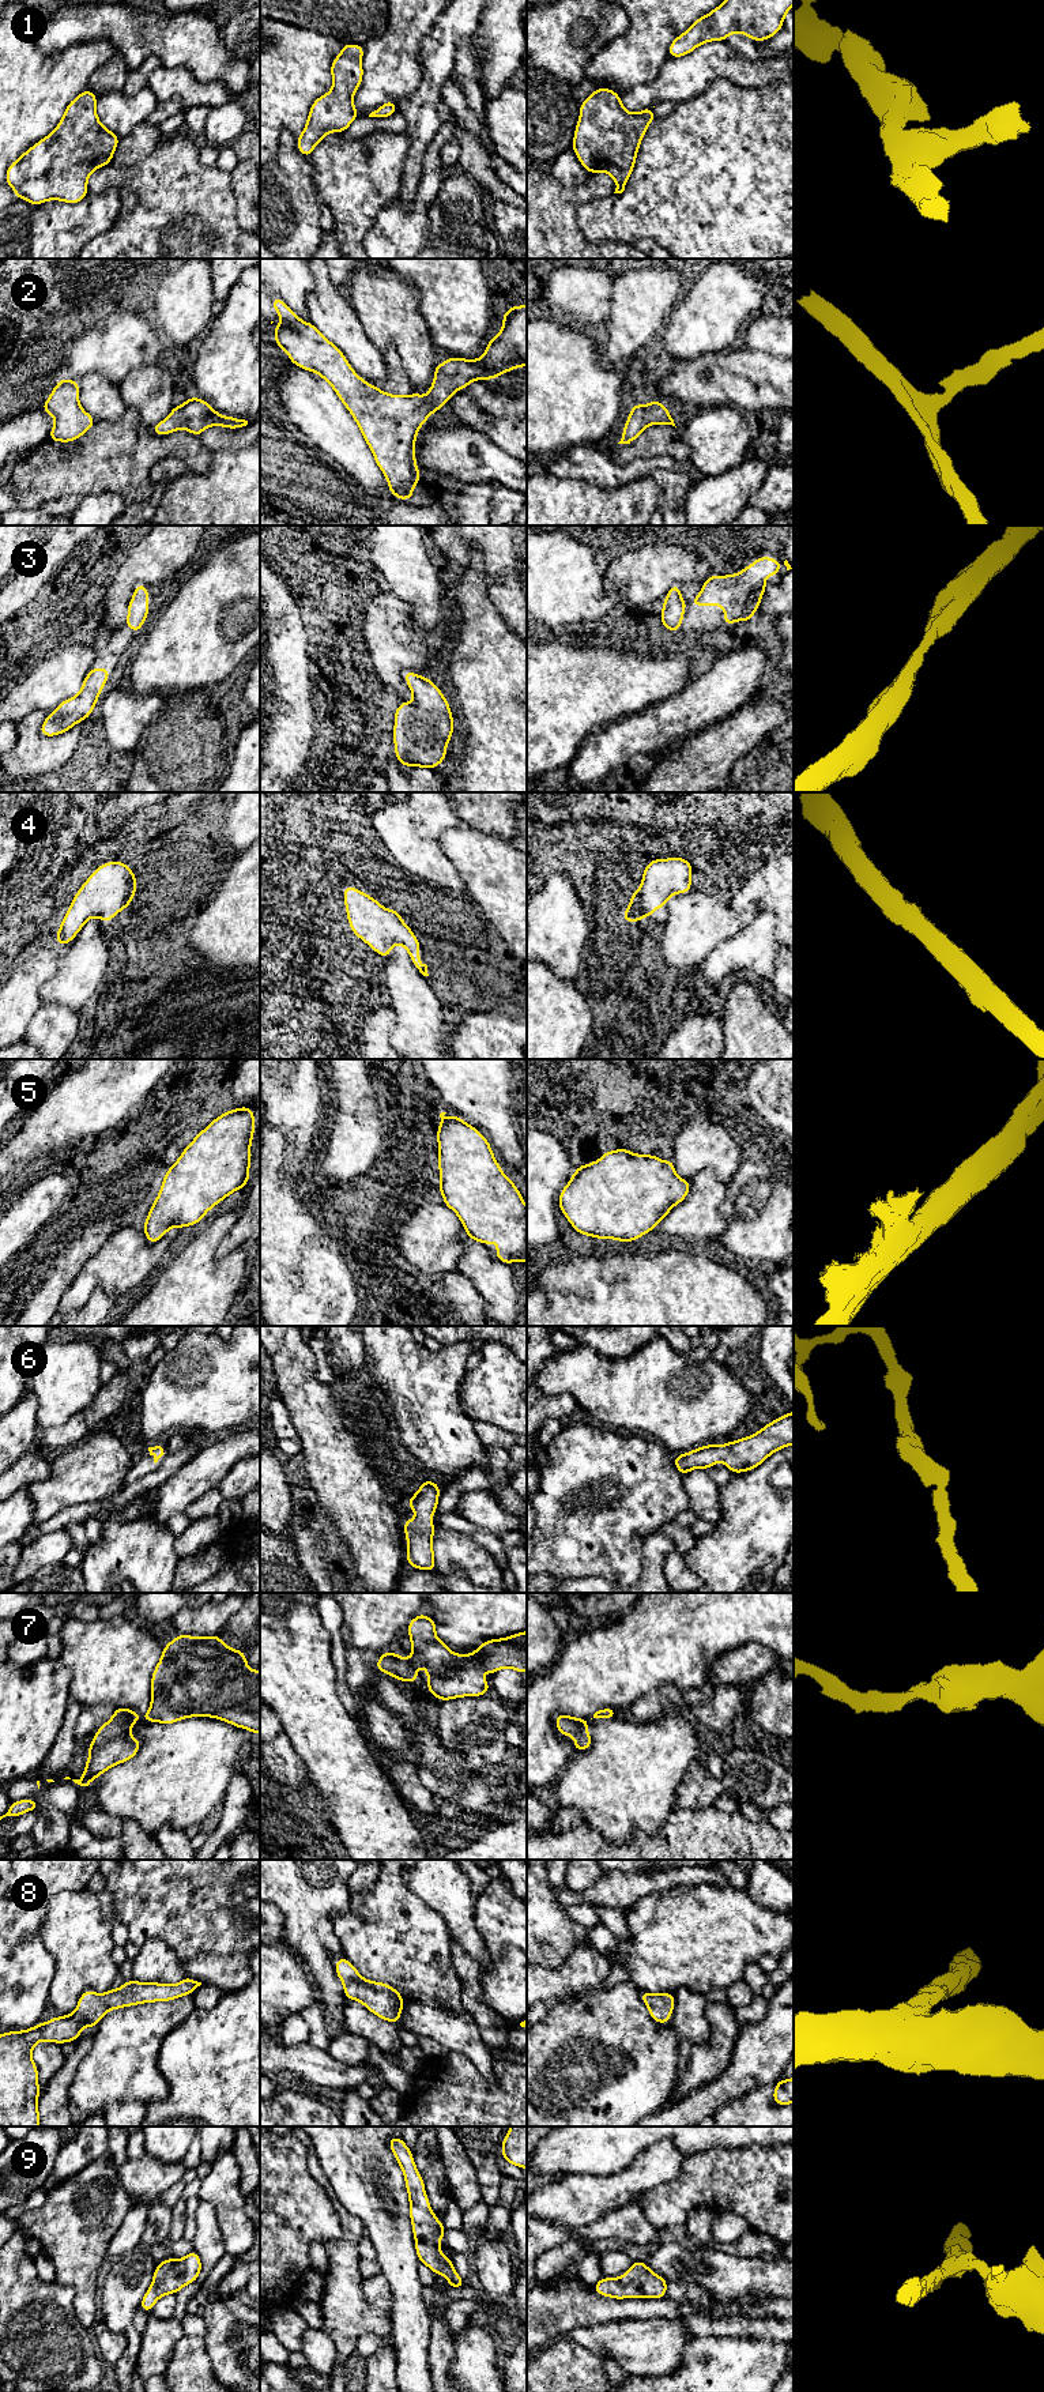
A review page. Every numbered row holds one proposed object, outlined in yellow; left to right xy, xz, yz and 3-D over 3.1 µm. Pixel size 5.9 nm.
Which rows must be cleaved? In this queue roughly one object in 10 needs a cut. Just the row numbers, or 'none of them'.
none of them

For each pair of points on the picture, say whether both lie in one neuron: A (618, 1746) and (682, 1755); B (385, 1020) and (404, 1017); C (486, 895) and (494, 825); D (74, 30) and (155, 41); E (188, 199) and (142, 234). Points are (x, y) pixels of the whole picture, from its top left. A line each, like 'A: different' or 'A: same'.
A: same
B: different
C: different
D: same
E: same

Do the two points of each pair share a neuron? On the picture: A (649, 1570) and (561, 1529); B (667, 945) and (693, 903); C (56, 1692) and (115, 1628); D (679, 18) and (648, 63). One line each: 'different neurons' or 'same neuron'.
A: different neurons
B: same neuron
C: different neurons
D: same neuron

